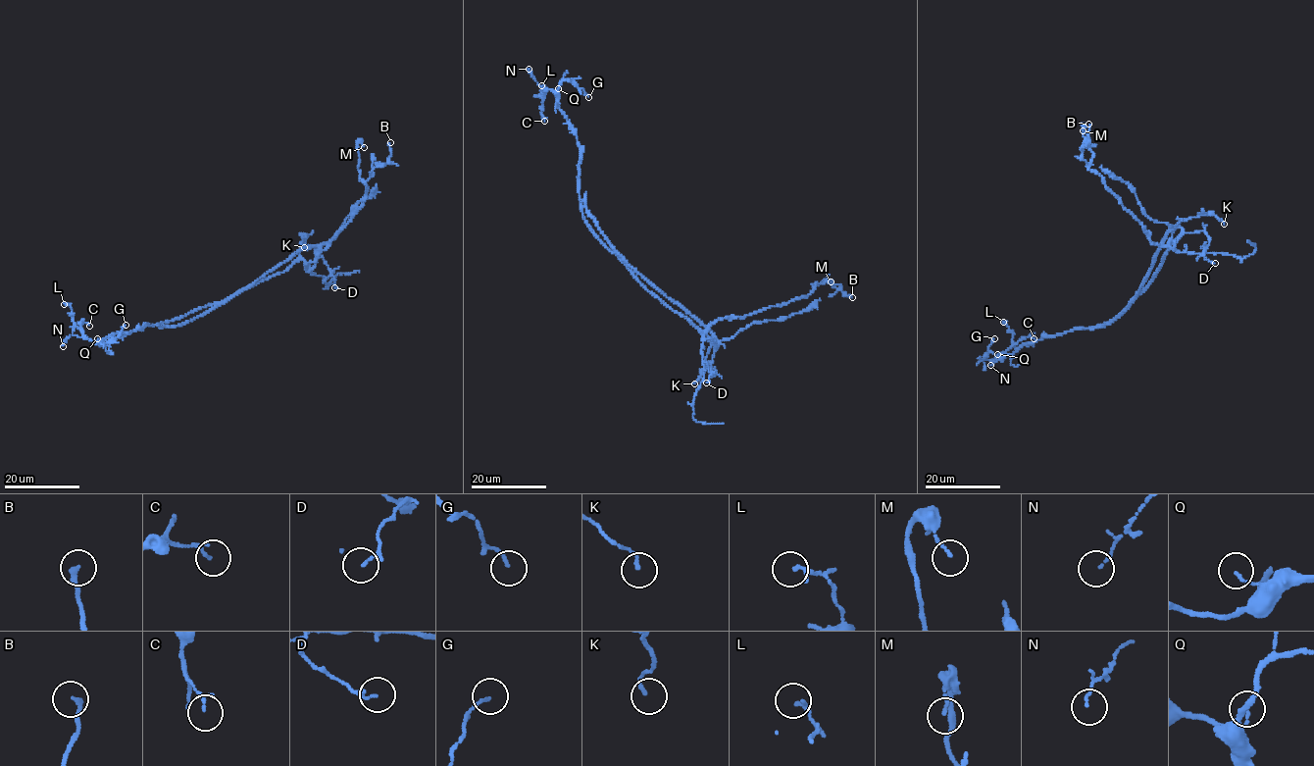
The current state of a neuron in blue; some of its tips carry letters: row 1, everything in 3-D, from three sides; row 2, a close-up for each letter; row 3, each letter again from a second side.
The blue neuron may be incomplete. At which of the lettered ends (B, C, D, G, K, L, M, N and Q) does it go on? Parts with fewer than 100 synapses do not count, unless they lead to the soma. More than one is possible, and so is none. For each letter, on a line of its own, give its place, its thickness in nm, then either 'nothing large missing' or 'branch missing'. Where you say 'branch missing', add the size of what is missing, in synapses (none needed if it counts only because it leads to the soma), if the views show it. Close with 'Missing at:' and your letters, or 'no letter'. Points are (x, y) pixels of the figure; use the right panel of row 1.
B: at (1088, 124); 170 nm thick; nothing large missing
C: at (1034, 338); 120 nm thick; nothing large missing
D: at (1215, 263); 90 nm thick; nothing large missing
G: at (994, 338); 110 nm thick; nothing large missing
K: at (1224, 224); 130 nm thick; nothing large missing
L: at (1003, 322); 150 nm thick; nothing large missing
M: at (1083, 130); 130 nm thick; nothing large missing
N: at (990, 365); 80 nm thick; nothing large missing
Q: at (997, 354); 100 nm thick; nothing large missing
Missing at: no letter

